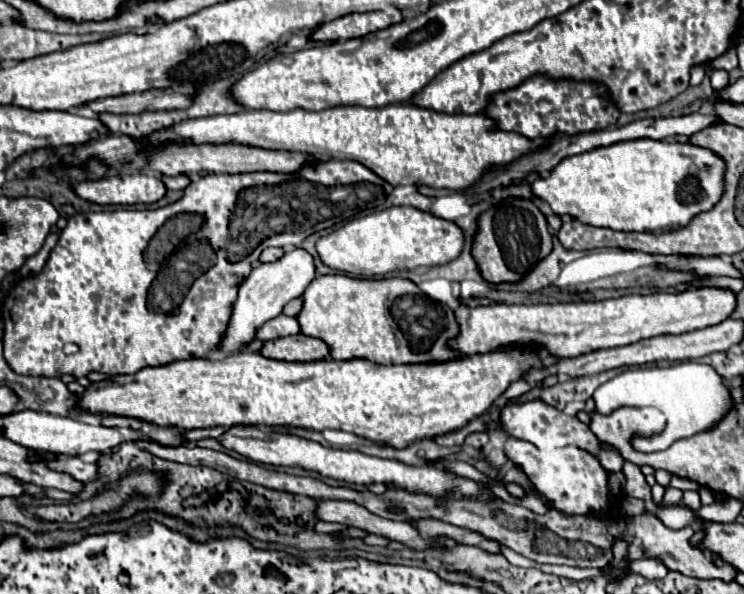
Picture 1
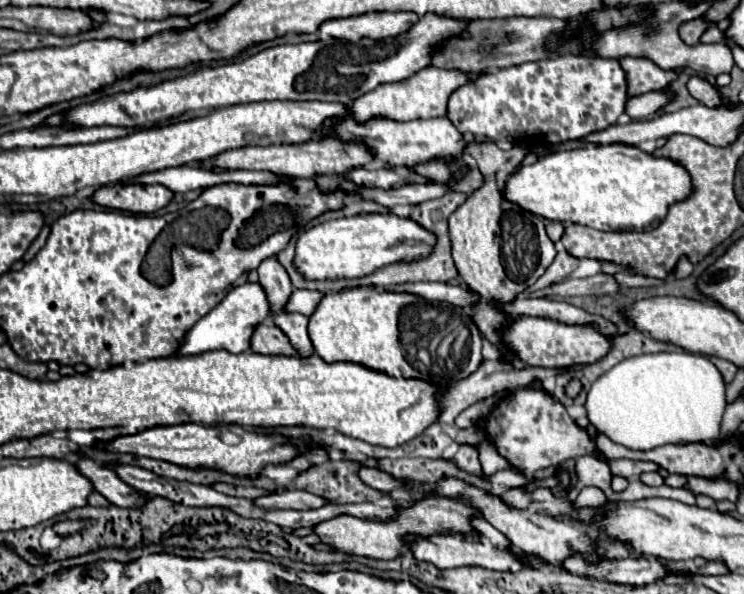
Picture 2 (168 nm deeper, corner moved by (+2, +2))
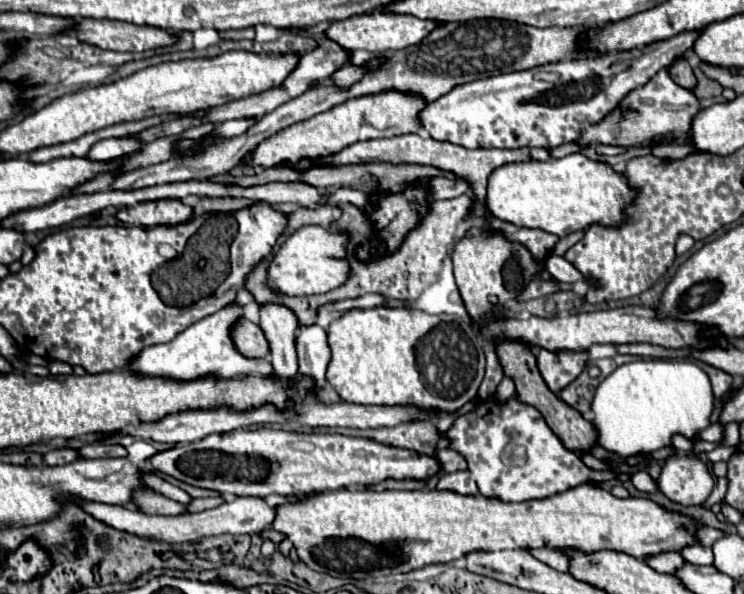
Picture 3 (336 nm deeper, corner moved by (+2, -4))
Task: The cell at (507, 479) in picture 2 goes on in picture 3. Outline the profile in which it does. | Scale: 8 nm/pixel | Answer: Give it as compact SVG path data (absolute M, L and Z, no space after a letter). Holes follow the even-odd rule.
M454 472L454 474L444 474L444 478L438 480L438 490L450 490L456 494L464 496L478 496L478 486L476 480L470 478L470 472Z

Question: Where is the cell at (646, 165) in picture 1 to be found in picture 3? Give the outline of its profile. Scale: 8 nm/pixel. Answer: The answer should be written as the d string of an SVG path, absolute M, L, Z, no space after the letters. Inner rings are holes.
M576 152L566 158L514 162L496 168L488 178L486 210L498 220L512 222L520 228L540 228L562 238L570 232L586 230L590 224L618 226L624 220L624 206L634 194L624 174Z

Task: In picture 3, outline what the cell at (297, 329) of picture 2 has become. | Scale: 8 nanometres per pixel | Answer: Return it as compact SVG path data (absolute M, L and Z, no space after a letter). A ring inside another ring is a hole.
M314 324L314 326L300 326L298 338L296 338L296 350L298 350L298 364L300 374L310 378L318 390L326 386L326 368L330 362L330 350L326 332Z

